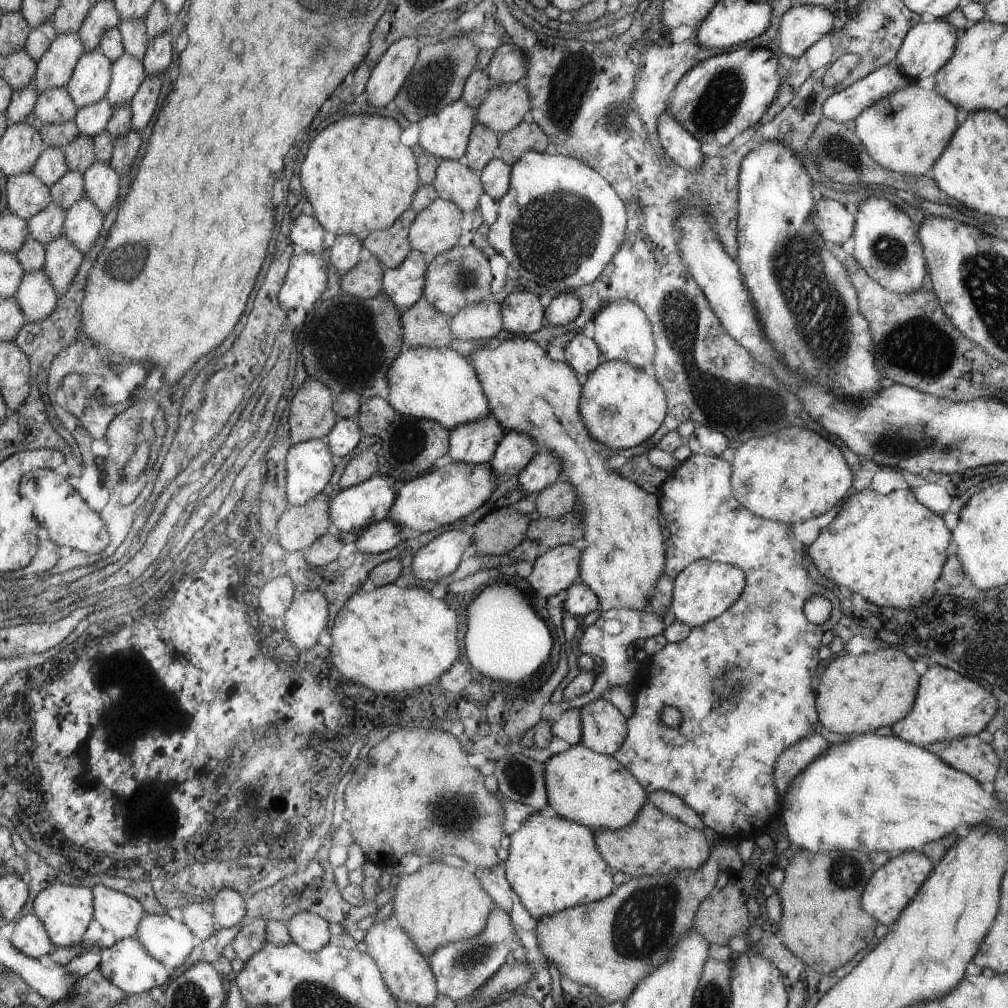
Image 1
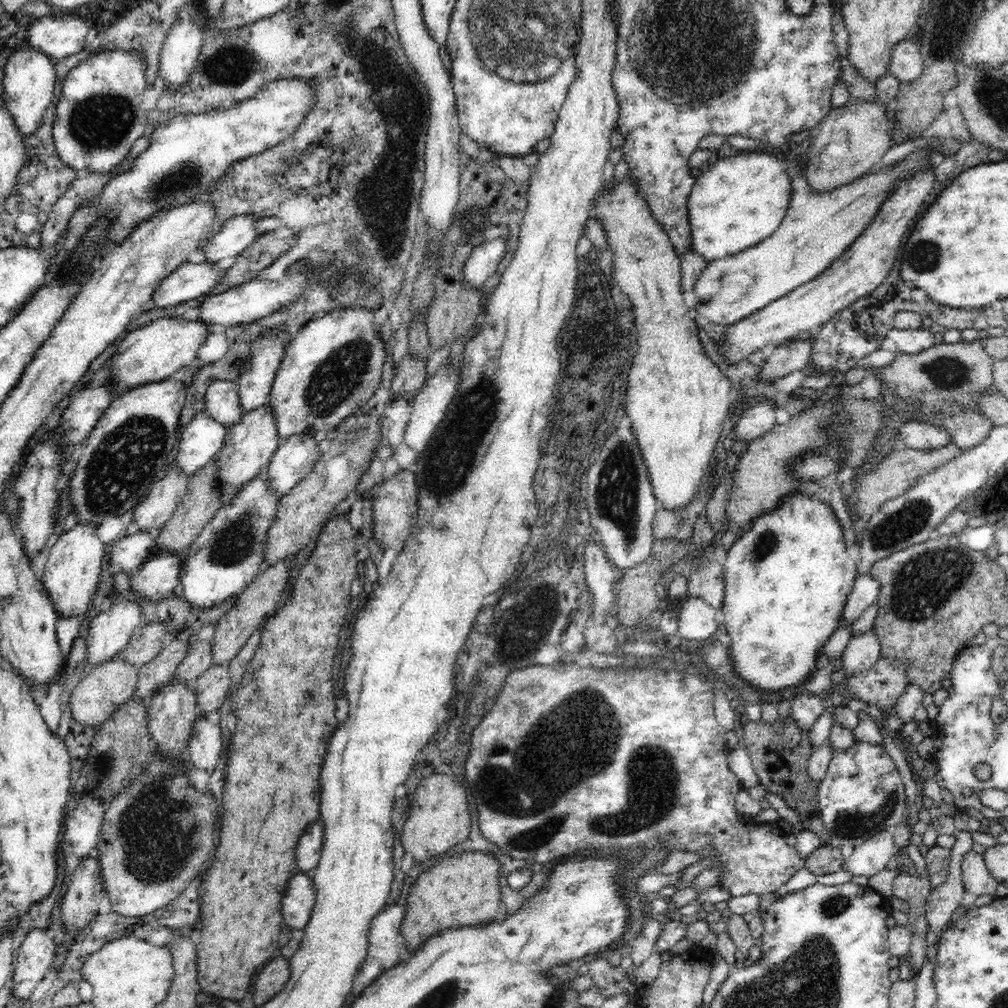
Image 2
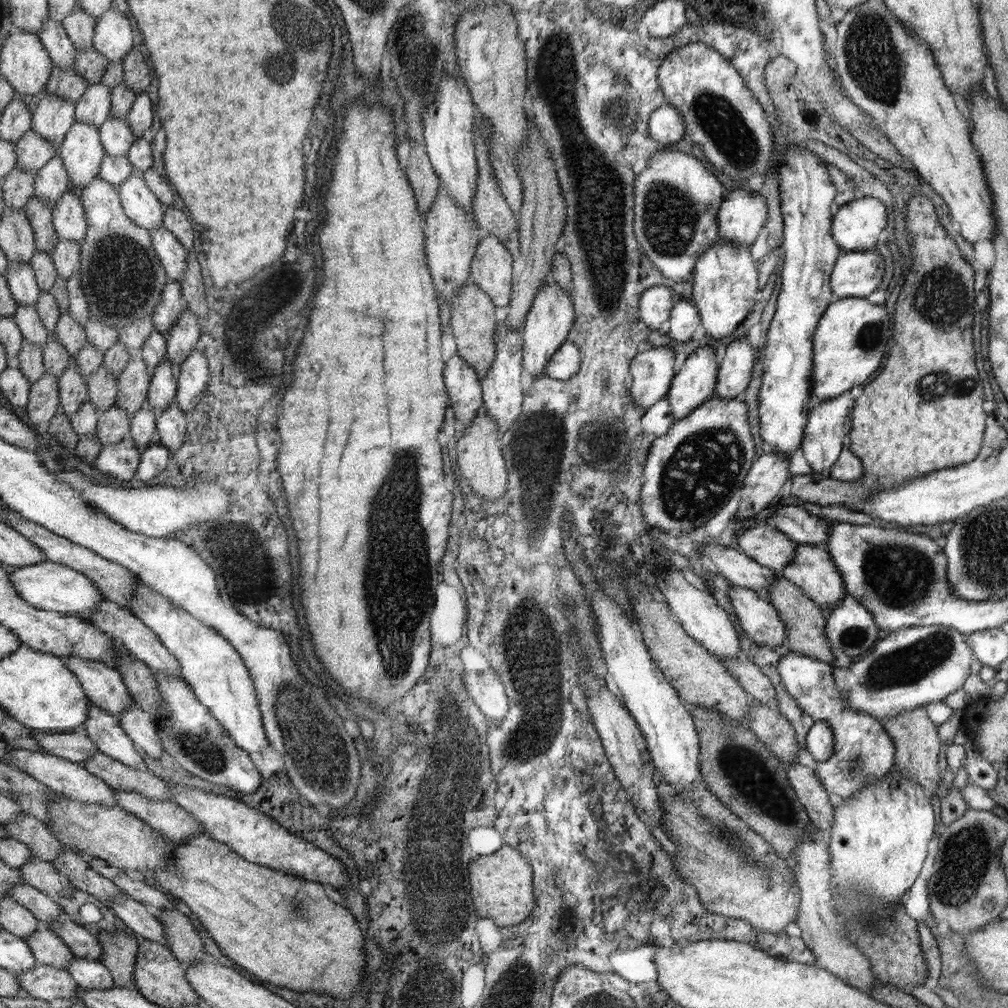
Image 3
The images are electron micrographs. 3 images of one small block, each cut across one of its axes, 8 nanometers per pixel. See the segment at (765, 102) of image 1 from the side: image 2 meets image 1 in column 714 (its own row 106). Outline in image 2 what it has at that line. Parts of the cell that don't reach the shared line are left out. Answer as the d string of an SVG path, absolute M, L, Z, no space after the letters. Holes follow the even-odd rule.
M102 50L80 61L63 80L63 86L58 95L58 105L56 106L56 118L54 118L54 126L52 135L54 136L54 146L56 152L60 156L60 161L64 167L68 167L74 171L86 171L94 174L110 174L119 166L127 162L128 152L143 135L147 126L149 112L143 108L143 97L146 92L147 80L145 75L145 55L138 50Z

